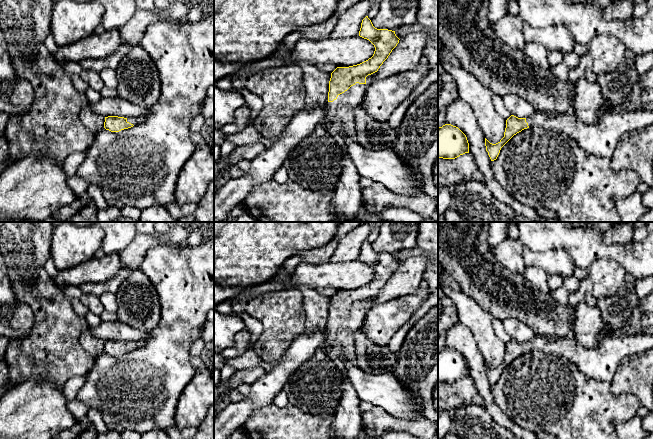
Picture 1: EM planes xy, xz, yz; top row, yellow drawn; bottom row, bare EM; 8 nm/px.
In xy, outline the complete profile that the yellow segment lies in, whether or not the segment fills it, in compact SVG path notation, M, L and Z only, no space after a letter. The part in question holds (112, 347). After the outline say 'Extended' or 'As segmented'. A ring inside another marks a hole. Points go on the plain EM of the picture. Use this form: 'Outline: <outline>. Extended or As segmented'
Outline: M108 340L105 341L104 352L111 356L119 356L121 354L139 349L142 345L143 342L138 340L130 341L130 342Z. Extended

